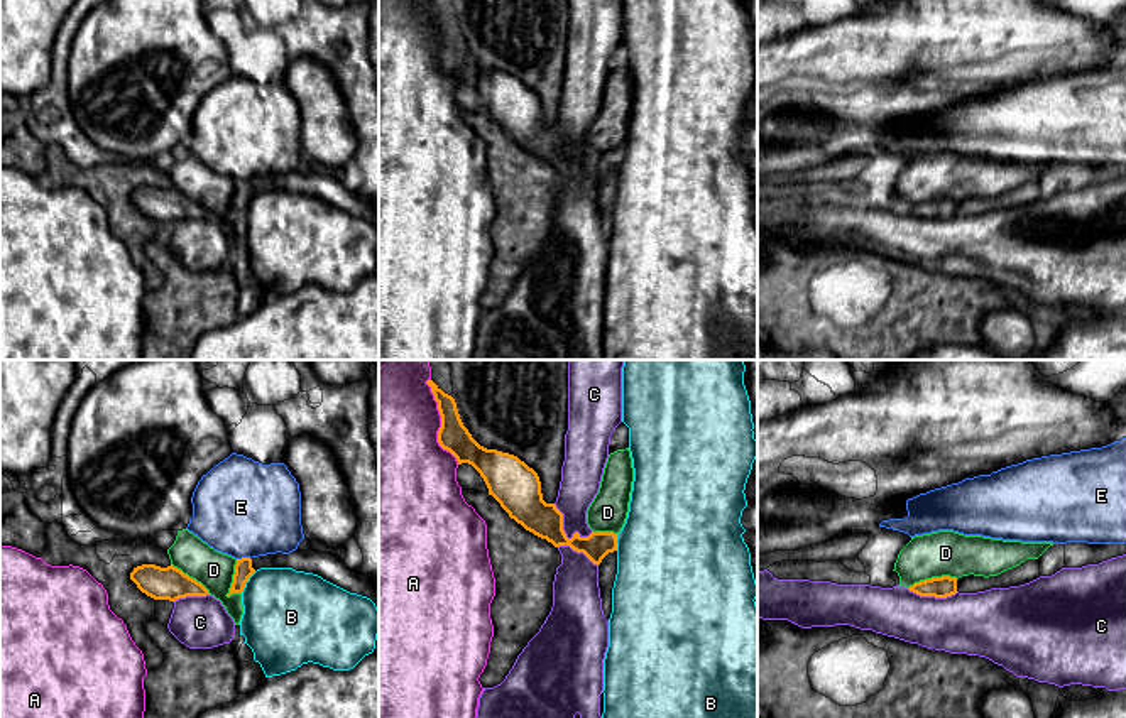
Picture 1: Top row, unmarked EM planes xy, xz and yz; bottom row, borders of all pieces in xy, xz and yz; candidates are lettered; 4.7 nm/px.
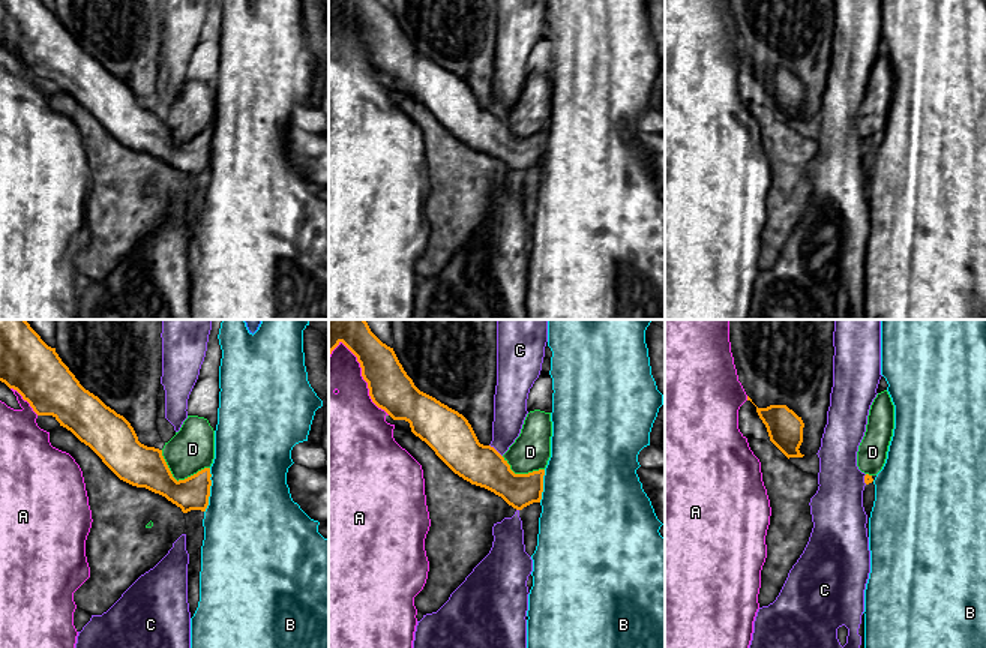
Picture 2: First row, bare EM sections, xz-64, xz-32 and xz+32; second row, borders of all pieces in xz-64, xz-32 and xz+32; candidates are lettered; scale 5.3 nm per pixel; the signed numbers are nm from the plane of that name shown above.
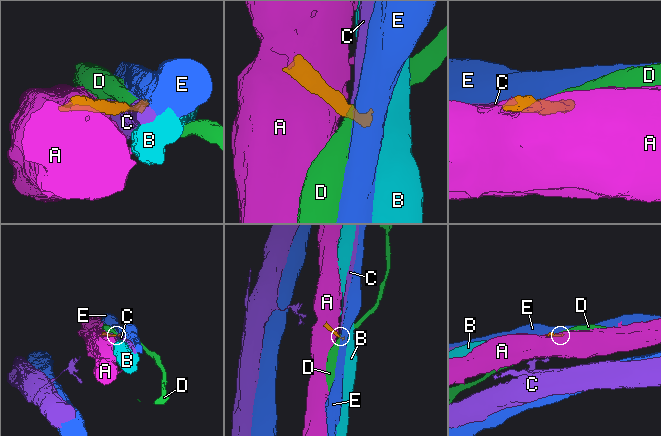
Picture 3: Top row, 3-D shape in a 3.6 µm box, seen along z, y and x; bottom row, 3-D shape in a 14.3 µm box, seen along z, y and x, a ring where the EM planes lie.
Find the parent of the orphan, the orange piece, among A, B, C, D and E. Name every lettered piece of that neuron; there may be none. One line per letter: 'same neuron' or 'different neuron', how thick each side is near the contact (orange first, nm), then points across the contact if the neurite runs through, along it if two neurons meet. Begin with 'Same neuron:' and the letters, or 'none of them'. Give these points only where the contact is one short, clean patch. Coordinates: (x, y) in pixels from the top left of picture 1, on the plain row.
Same neuron: none of them
A: different neuron | 150/460 nm
B: different neuron | 90/420 nm | along xy (256, 193), (240, 213)
C: different neuron | 190/180 nm | along xz (553, 125), (568, 159), (592, 154)
D: different neuron | 90/180 nm | along xy (237, 181), (227, 218)
E: different neuron | 90/460 nm | along xy (251, 179), (237, 181)

